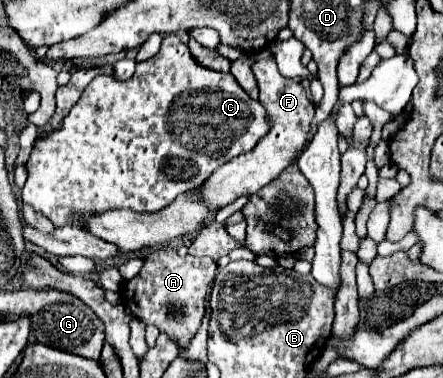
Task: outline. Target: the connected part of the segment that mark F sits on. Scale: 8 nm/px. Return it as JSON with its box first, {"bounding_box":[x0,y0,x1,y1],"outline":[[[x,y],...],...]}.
{"bounding_box":[204,57,316,207],"outline":[[[272,57],[266,61],[256,61],[252,65],[252,71],[260,87],[260,103],[266,109],[270,131],[256,143],[252,151],[238,155],[236,159],[232,159],[232,163],[220,167],[210,175],[208,181],[204,181],[204,199],[212,207],[224,207],[242,195],[254,195],[256,191],[260,191],[264,185],[274,181],[288,165],[292,165],[296,155],[304,151],[304,145],[308,143],[310,125],[316,109],[310,95],[310,81],[302,77],[282,77]]]}

